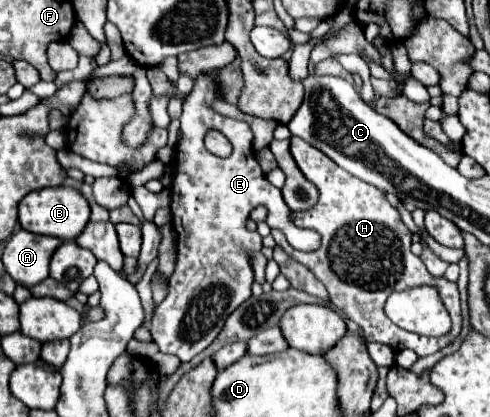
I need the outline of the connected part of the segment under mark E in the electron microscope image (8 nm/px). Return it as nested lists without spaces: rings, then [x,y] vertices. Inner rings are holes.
[[[204,73],[196,79],[194,91],[186,97],[184,111],[180,117],[182,141],[176,147],[176,177],[172,183],[172,205],[170,205],[172,207],[172,223],[178,233],[178,259],[176,259],[174,275],[170,277],[170,283],[168,283],[168,295],[154,309],[154,317],[150,321],[152,339],[160,347],[160,351],[176,355],[182,363],[190,361],[194,355],[204,351],[218,337],[228,315],[252,295],[250,285],[254,281],[254,273],[250,267],[250,253],[256,253],[262,247],[260,235],[256,231],[246,229],[246,221],[248,221],[252,209],[256,209],[258,205],[266,207],[266,211],[268,211],[266,223],[270,227],[282,229],[288,243],[294,249],[314,251],[320,245],[320,237],[318,237],[318,233],[314,233],[314,229],[300,229],[300,227],[292,225],[292,221],[288,219],[290,209],[286,207],[284,199],[280,199],[282,197],[280,189],[272,187],[266,181],[258,161],[254,159],[250,125],[246,121],[222,117],[210,109],[210,103],[218,99],[218,87],[206,75],[208,73]],[[210,129],[218,129],[232,143],[232,155],[228,159],[220,159],[204,147],[204,137]]]

